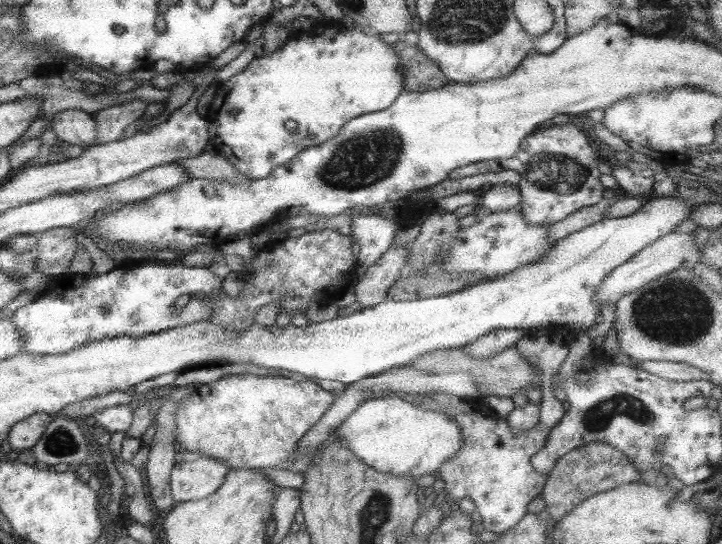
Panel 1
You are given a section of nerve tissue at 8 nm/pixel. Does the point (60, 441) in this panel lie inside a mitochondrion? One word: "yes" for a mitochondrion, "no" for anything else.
yes

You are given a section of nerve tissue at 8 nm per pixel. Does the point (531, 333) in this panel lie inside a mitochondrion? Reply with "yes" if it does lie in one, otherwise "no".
no

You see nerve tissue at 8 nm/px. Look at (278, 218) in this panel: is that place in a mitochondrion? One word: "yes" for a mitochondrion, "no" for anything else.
no

